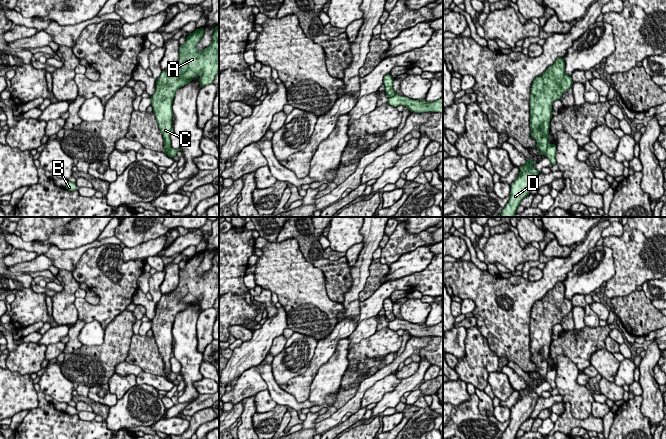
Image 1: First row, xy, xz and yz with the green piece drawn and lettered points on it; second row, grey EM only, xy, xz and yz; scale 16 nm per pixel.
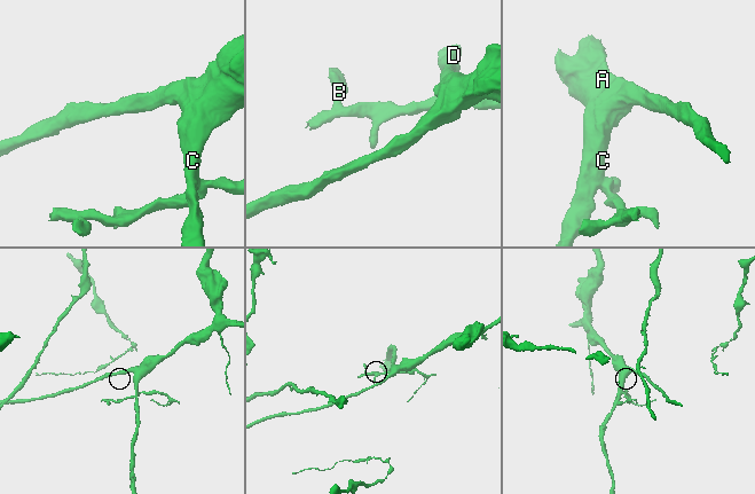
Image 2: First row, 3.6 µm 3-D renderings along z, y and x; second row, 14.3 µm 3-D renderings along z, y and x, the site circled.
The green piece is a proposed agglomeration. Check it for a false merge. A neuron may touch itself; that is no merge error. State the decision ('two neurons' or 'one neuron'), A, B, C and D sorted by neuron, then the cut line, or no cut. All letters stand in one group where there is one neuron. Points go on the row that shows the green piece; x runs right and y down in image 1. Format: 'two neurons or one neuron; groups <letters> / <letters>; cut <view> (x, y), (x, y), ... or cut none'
two neurons; groups A C D / B; cut yz (548, 143), (544, 154)

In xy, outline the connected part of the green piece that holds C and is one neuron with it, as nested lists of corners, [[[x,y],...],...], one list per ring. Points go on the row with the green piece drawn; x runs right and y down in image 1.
[[[219,25],[215,27],[212,35],[212,43],[202,50],[198,51],[197,44],[204,35],[204,28],[196,29],[193,33],[186,37],[186,42],[179,47],[178,62],[169,70],[163,70],[160,77],[156,81],[155,93],[151,96],[151,105],[159,125],[159,129],[164,138],[164,152],[169,153],[171,148],[170,135],[173,132],[172,128],[172,104],[176,91],[187,83],[191,82],[196,76],[199,76],[200,86],[213,83],[216,75],[219,72]]]

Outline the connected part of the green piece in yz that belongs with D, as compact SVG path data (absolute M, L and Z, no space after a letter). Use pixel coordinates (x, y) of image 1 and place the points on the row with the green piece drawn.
M526 158L526 163L519 167L520 174L511 184L510 200L502 210L501 217L513 217L521 200L529 195L539 174L539 171L533 167L535 162L537 161Z

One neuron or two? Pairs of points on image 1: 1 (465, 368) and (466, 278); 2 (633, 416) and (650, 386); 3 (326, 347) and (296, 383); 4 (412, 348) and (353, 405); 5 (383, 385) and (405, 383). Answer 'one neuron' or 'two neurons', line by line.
1: two neurons
2: two neurons
3: one neuron
4: one neuron
5: two neurons

